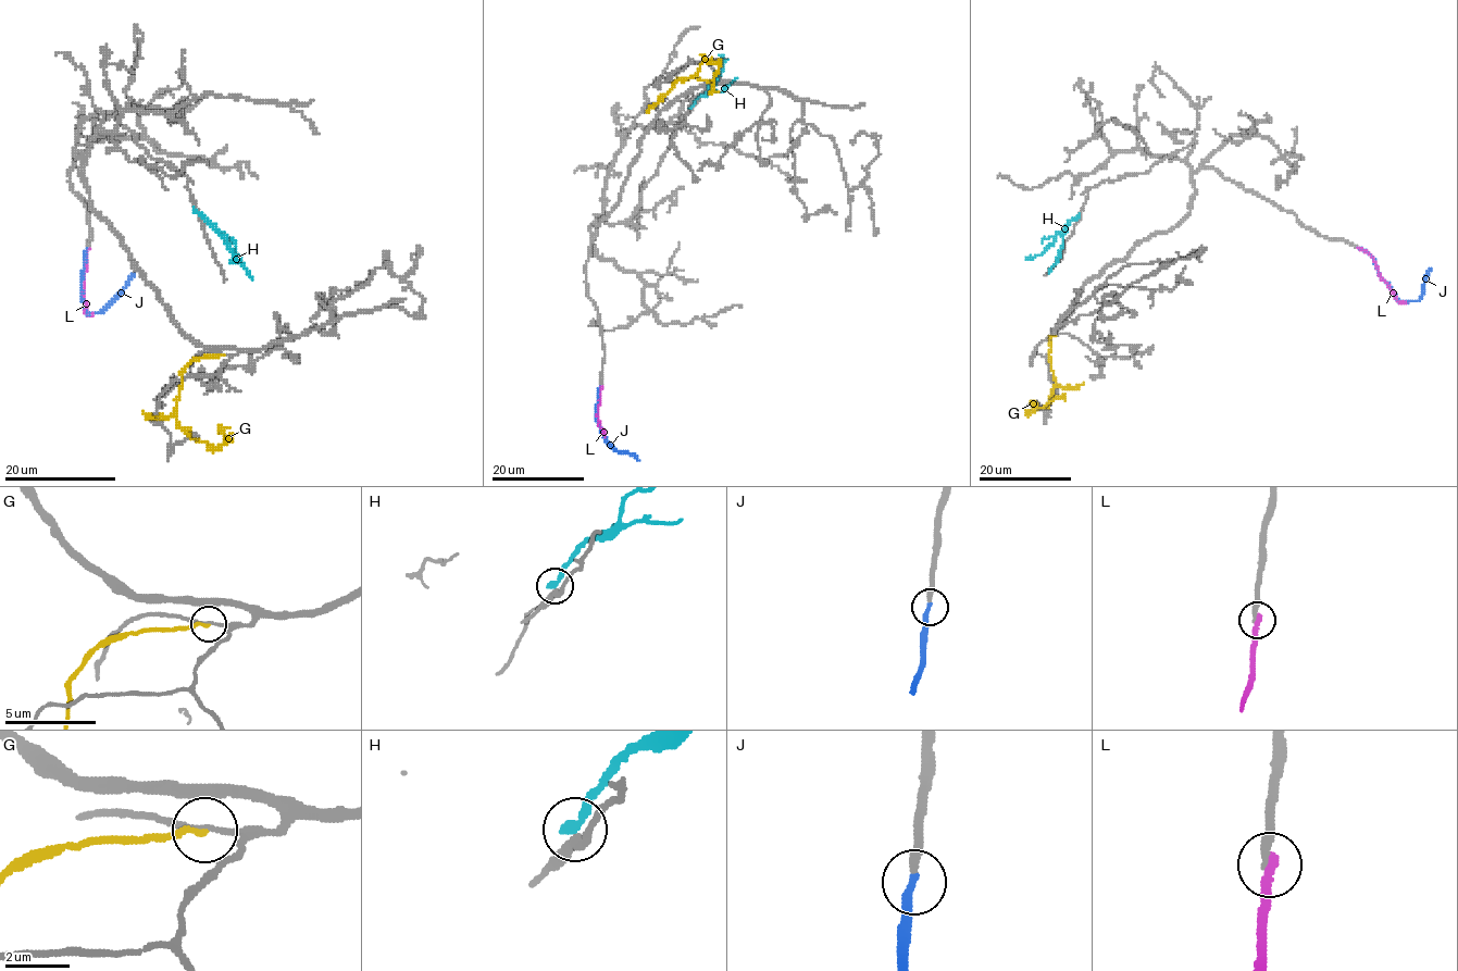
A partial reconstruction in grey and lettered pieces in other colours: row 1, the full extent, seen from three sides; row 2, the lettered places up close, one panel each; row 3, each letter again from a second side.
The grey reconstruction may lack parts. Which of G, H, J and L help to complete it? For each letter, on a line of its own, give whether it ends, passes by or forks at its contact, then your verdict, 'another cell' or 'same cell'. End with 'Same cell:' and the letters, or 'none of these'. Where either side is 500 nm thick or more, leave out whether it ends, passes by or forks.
G: it ends | another cell
H: it ends | another cell
J: it ends | same cell
L: it ends | another cell
Same cell: J

